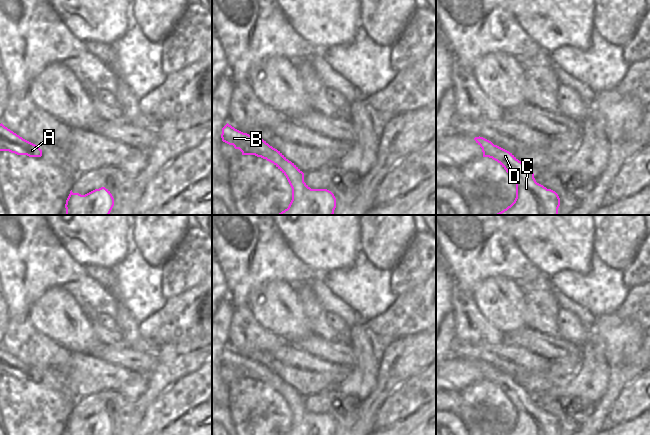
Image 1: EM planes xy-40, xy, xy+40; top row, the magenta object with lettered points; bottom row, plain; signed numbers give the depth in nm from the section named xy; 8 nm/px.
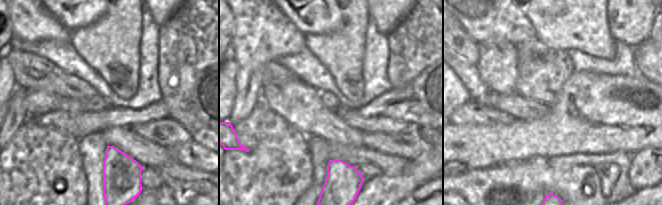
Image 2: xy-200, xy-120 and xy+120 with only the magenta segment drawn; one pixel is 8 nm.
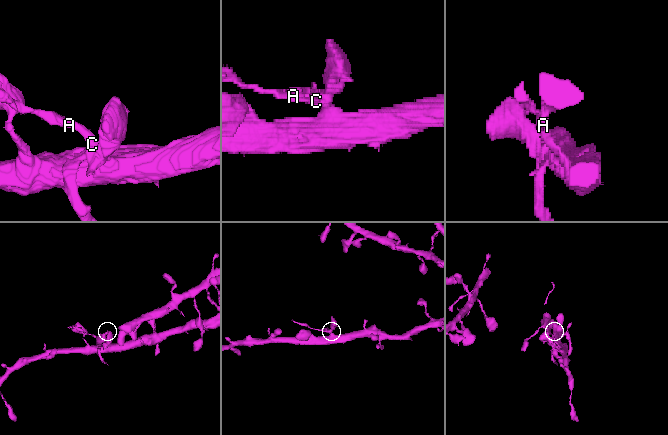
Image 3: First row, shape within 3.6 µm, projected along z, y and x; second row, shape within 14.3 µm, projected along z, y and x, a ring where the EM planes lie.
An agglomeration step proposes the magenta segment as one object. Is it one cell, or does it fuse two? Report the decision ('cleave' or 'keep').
cleave

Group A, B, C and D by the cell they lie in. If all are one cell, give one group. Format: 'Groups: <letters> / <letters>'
Groups: A B / C D

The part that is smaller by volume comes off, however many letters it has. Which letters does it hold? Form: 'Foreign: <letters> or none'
Foreign: A, B

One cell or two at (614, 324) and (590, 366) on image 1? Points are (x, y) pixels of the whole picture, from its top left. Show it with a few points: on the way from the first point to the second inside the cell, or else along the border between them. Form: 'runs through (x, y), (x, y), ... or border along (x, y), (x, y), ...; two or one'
border along (589, 329), (603, 340), (605, 359), (609, 365); two

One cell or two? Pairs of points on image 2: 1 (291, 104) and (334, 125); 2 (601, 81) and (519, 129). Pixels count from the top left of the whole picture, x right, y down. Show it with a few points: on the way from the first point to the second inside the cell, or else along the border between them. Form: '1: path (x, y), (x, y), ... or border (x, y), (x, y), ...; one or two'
1: path (302, 108), (313, 119), (323, 122); one
2: path (578, 92), (567, 94), (567, 104), (542, 129); one

